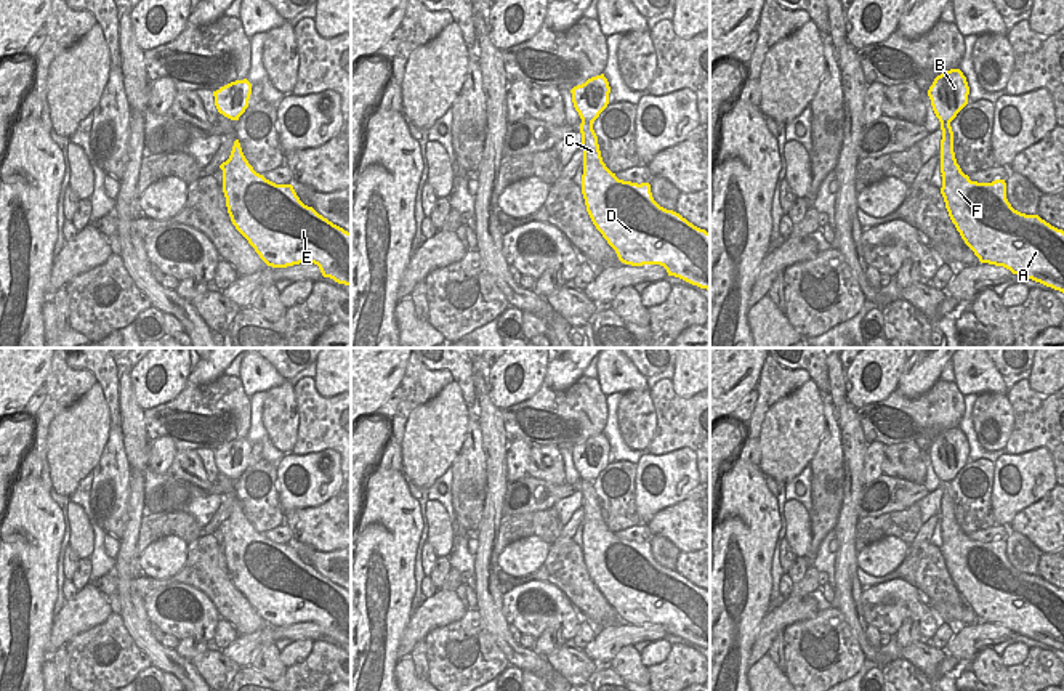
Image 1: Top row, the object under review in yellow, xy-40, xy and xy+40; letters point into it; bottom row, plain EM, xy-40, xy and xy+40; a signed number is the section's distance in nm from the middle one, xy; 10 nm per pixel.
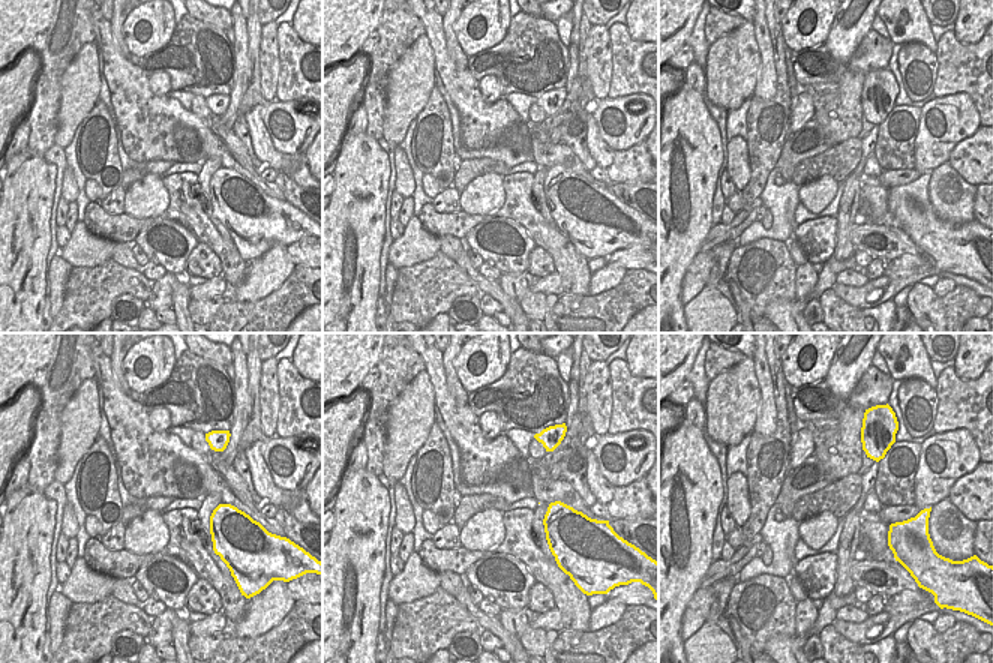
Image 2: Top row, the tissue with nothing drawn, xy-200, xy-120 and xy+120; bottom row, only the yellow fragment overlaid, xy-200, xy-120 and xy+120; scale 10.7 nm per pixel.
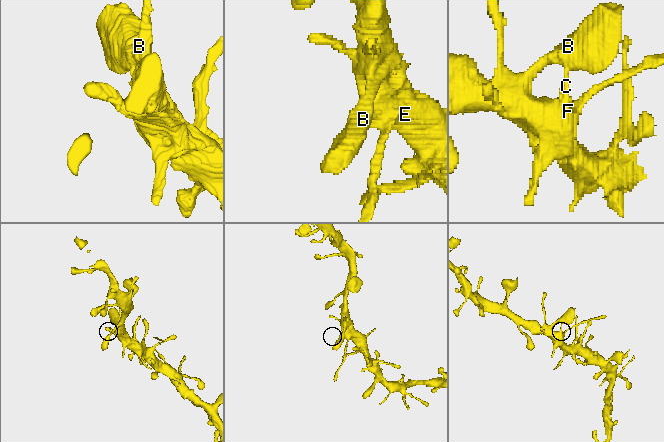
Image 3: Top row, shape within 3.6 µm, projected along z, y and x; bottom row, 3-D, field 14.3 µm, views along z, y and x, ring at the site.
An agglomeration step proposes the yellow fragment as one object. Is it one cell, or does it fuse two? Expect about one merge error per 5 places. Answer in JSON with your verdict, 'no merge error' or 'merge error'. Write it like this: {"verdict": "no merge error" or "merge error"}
{"verdict": "no merge error"}

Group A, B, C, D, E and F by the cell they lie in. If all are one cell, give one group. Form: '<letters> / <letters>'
A B C D E F

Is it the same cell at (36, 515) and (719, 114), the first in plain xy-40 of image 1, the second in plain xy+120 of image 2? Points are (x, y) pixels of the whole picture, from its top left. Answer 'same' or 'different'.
different

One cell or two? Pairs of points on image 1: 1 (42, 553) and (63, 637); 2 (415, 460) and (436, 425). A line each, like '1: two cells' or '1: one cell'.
1: two cells
2: one cell

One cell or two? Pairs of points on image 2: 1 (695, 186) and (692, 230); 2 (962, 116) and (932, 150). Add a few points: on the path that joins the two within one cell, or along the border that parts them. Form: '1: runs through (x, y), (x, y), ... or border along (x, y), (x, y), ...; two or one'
1: runs through (693, 197), (692, 219); one
2: runs through (953, 125), (938, 141); one

